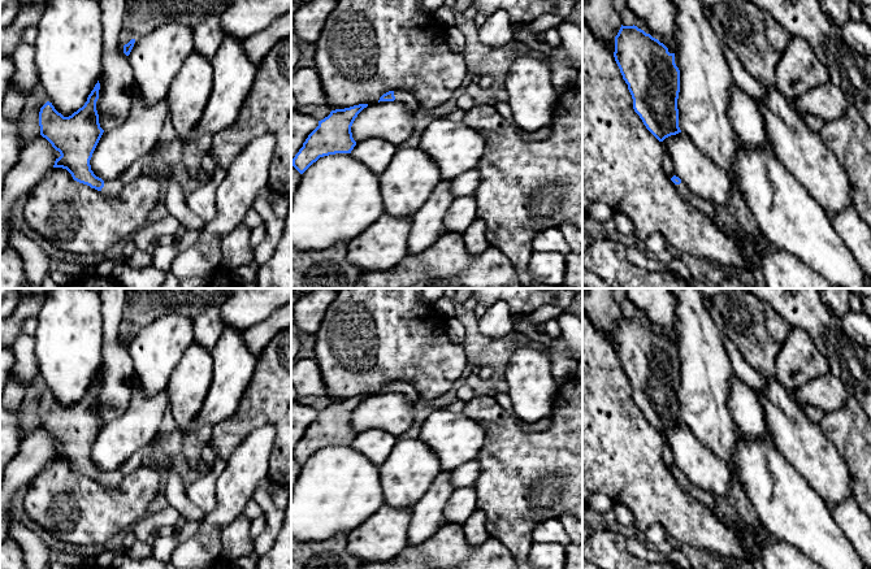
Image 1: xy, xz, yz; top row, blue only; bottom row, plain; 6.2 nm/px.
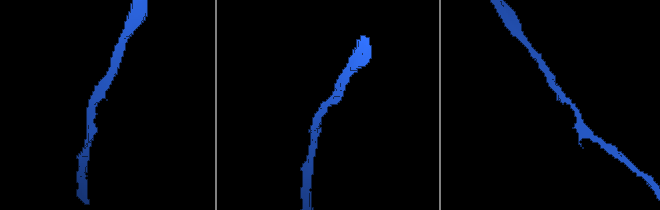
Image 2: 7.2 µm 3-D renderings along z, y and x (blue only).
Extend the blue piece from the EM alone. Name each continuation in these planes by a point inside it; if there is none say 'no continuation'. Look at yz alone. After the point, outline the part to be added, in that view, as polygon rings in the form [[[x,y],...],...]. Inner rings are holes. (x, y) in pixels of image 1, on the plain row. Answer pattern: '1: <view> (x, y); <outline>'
1: yz (720, 507); [[[681,472],[680,475],[675,475],[676,481],[698,501],[707,505],[725,525],[736,529],[740,533],[748,533],[749,527],[745,521],[737,514],[727,499],[718,498],[702,488],[694,486]]]

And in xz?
1: xz (406, 389); [[[396,381],[394,382],[394,387],[395,387],[394,392],[404,395],[412,404],[416,404],[417,400],[420,399],[419,392],[415,388],[415,386],[408,382]]]

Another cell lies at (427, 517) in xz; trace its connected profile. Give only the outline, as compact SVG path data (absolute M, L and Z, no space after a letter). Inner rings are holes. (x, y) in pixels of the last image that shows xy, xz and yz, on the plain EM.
M442 470L425 495L412 508L407 531L408 546L417 546L433 537L442 526L443 507L455 487L450 479L451 472Z

